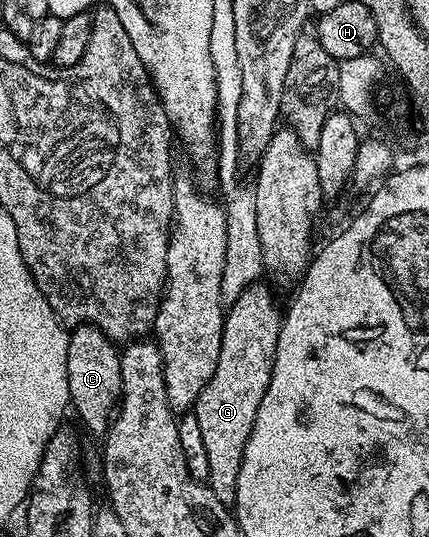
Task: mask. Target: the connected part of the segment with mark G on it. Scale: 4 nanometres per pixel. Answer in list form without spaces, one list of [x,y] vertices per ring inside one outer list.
[[[265,282],[248,286],[240,298],[234,300],[225,311],[222,321],[220,358],[216,358],[216,370],[208,378],[208,386],[200,390],[192,415],[200,422],[200,434],[208,453],[208,486],[216,498],[227,506],[236,498],[236,478],[240,478],[240,462],[244,458],[244,446],[252,434],[256,422],[256,410],[264,399],[264,390],[272,378],[272,366],[276,358],[276,342],[284,312],[278,309],[278,300]]]

